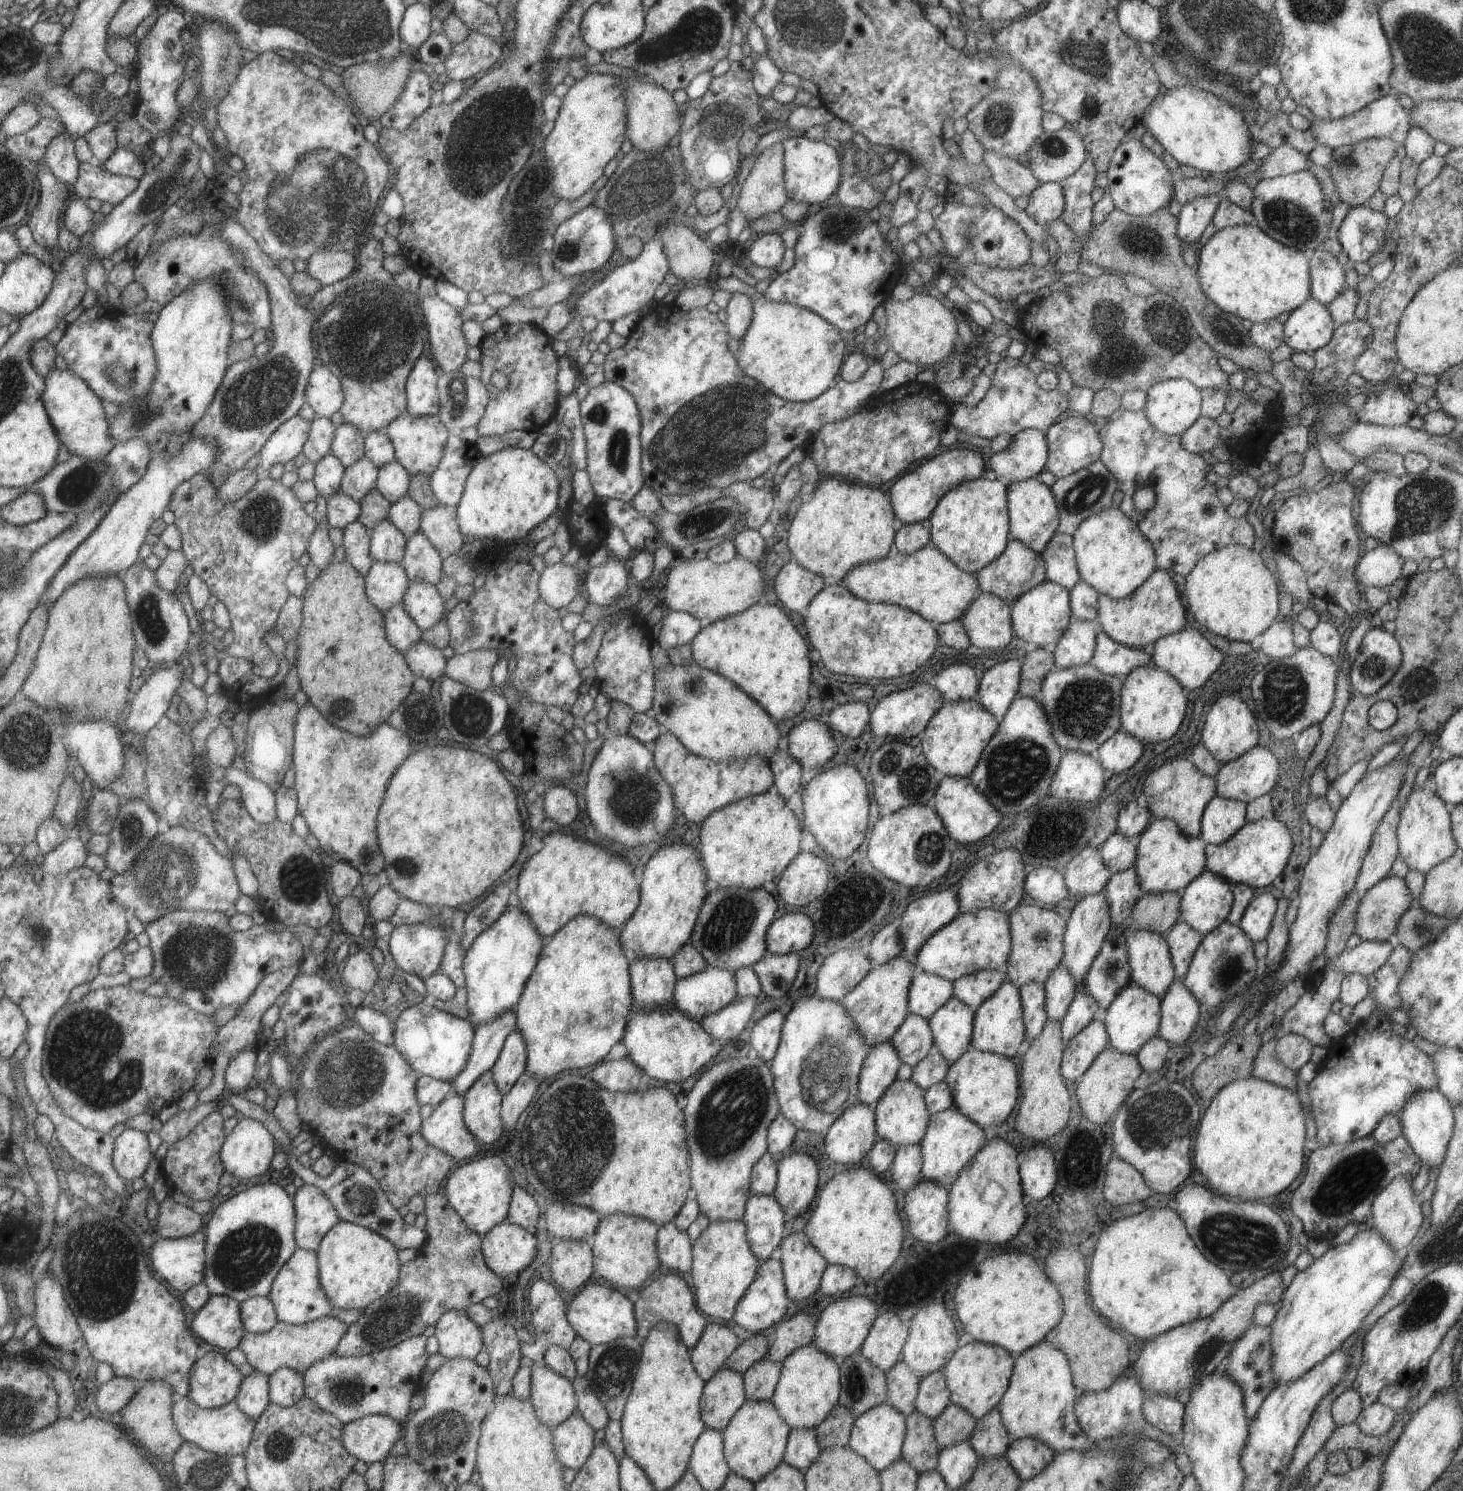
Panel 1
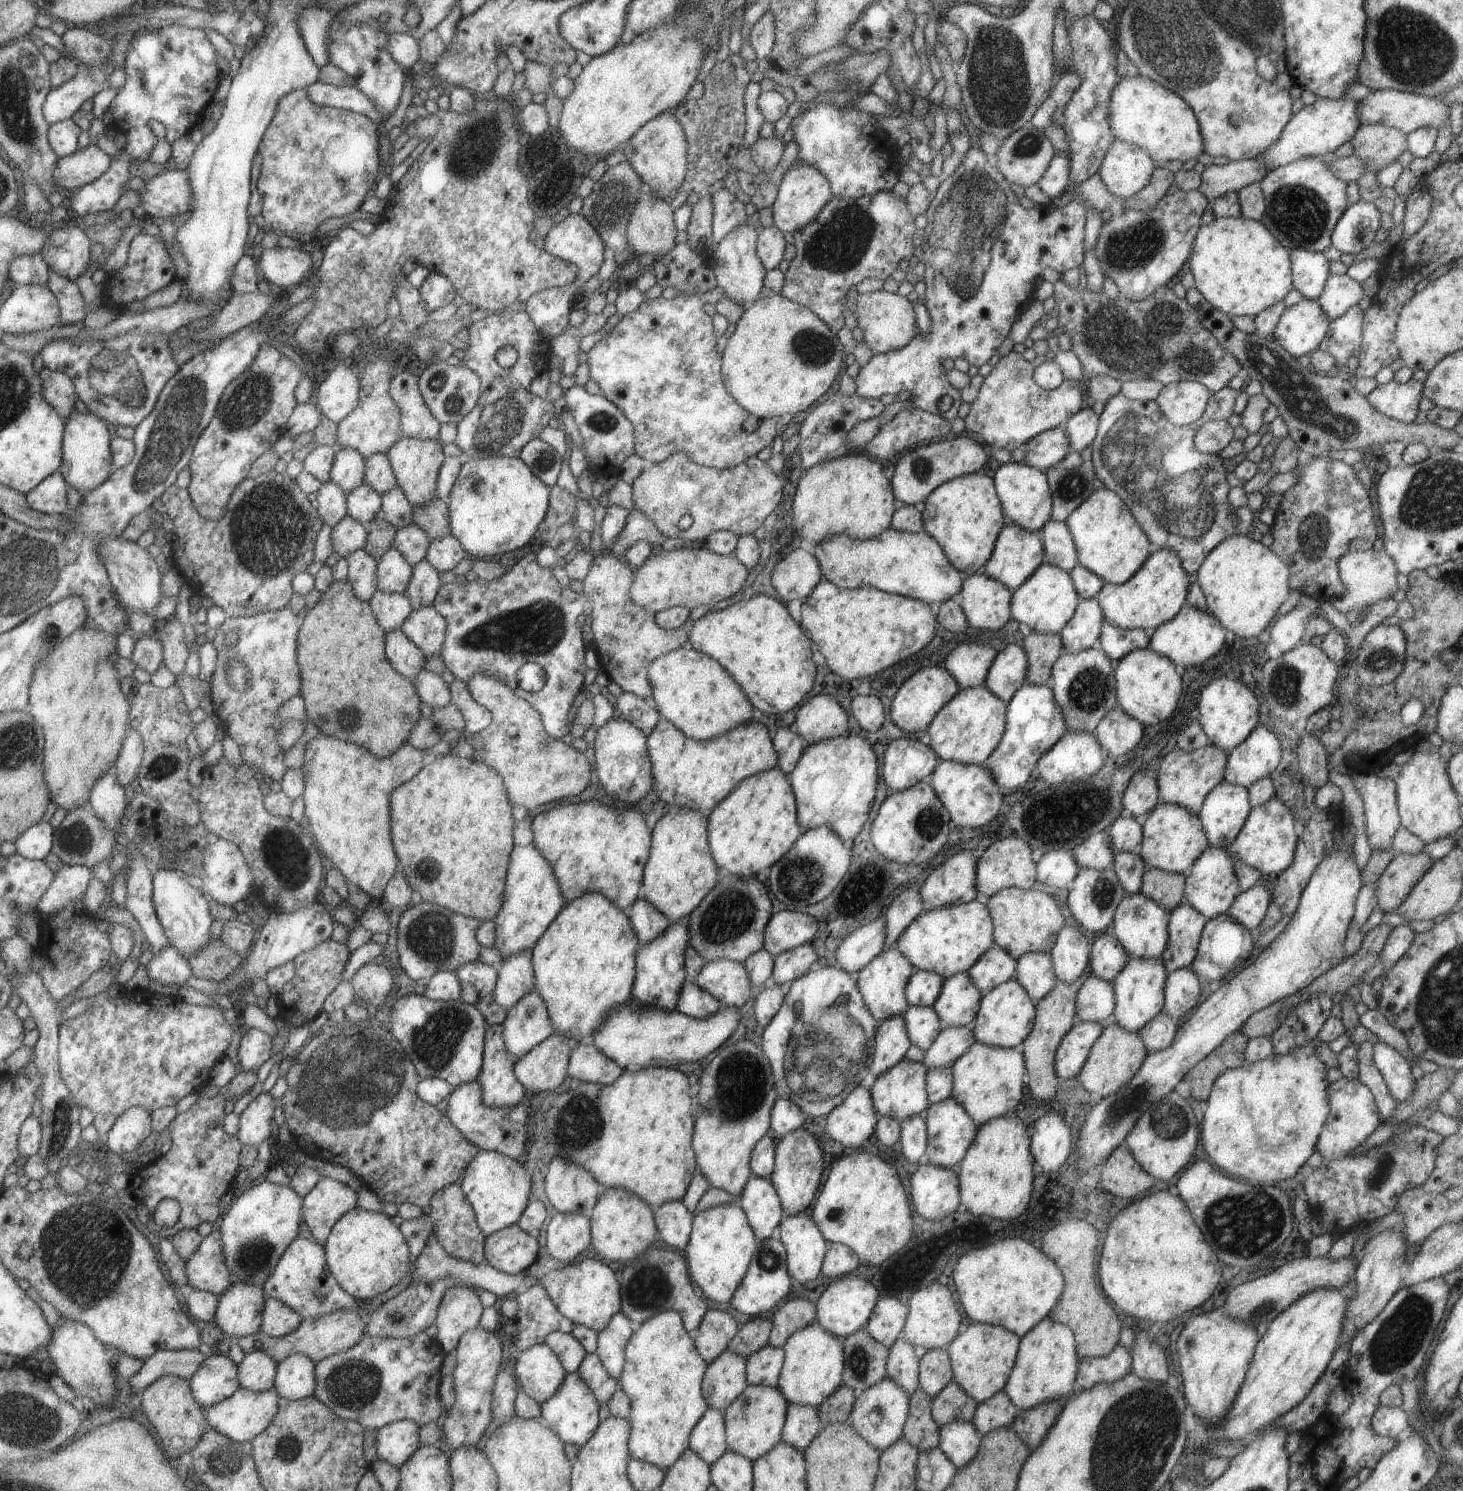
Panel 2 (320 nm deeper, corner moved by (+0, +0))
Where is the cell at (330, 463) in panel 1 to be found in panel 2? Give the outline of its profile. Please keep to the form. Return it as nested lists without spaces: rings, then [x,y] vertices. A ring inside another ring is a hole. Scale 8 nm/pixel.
[[[330,480],[319,487],[316,501],[320,519],[331,528],[346,515],[346,492]]]

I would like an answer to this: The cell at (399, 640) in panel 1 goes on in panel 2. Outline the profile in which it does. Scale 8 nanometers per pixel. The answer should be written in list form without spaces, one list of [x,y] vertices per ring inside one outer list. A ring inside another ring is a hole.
[[[400,628],[384,635],[384,652],[391,668],[409,680],[413,680],[425,664],[426,656]]]

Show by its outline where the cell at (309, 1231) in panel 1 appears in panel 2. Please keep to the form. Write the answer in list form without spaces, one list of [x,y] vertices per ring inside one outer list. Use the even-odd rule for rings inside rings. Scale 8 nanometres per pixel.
[[[321,1177],[302,1197],[302,1220],[315,1242],[323,1245],[337,1219],[356,1204],[356,1191],[341,1182]]]

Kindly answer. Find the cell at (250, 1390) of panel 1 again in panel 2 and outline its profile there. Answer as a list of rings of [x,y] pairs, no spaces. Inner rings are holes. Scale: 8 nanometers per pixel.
[[[263,1351],[244,1354],[238,1368],[239,1386],[252,1391],[264,1391],[274,1384],[276,1362]]]

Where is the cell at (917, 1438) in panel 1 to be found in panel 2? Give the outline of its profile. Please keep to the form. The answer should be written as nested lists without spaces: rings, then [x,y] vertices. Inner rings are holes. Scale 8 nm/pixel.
[[[917,1387],[908,1397],[908,1415],[902,1426],[902,1438],[918,1451],[938,1446],[938,1426],[931,1416],[932,1398]]]

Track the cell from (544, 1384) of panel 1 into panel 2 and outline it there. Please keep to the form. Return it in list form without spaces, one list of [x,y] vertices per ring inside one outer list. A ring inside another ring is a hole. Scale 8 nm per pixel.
[[[543,1342],[519,1352],[514,1373],[521,1392],[541,1404],[557,1390],[566,1372],[557,1355]]]

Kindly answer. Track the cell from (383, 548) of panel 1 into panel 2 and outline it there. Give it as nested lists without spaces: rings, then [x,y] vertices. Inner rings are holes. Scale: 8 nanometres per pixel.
[[[393,546],[376,561],[376,588],[386,593],[405,594],[412,575],[412,566]]]

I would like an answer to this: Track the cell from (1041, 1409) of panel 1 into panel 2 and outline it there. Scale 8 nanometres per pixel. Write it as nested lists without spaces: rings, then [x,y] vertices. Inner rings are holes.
[[[1048,1316],[1043,1317],[1019,1339],[1013,1368],[1003,1390],[1017,1410],[1025,1410],[1049,1399],[1070,1399],[1074,1394],[1073,1381],[1078,1359],[1072,1330],[1064,1324],[1053,1322]]]

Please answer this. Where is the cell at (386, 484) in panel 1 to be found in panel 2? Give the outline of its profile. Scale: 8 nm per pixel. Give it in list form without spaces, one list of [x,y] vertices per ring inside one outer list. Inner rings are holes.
[[[396,484],[380,496],[379,513],[396,530],[412,522],[412,506]]]

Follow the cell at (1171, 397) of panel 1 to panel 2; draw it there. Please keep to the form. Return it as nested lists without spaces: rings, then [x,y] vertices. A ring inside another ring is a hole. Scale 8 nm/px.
[[[1179,381],[1163,385],[1155,402],[1173,425],[1196,425],[1205,410],[1210,390],[1195,381]]]

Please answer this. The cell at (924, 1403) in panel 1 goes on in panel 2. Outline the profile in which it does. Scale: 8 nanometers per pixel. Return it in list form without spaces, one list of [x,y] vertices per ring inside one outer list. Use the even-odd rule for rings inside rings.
[[[932,1348],[918,1360],[918,1387],[931,1398],[952,1379],[950,1358],[945,1348]]]

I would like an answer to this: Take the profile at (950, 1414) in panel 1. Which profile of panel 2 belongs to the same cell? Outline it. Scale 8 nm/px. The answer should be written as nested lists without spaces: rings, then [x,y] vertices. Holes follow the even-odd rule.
[[[951,1379],[932,1396],[930,1411],[938,1427],[951,1421],[970,1421],[977,1403]]]

